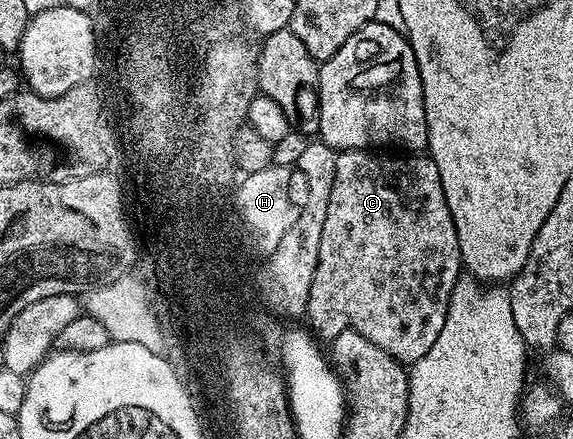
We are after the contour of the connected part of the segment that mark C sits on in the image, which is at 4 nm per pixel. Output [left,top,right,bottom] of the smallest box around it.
[308,149,463,365]

